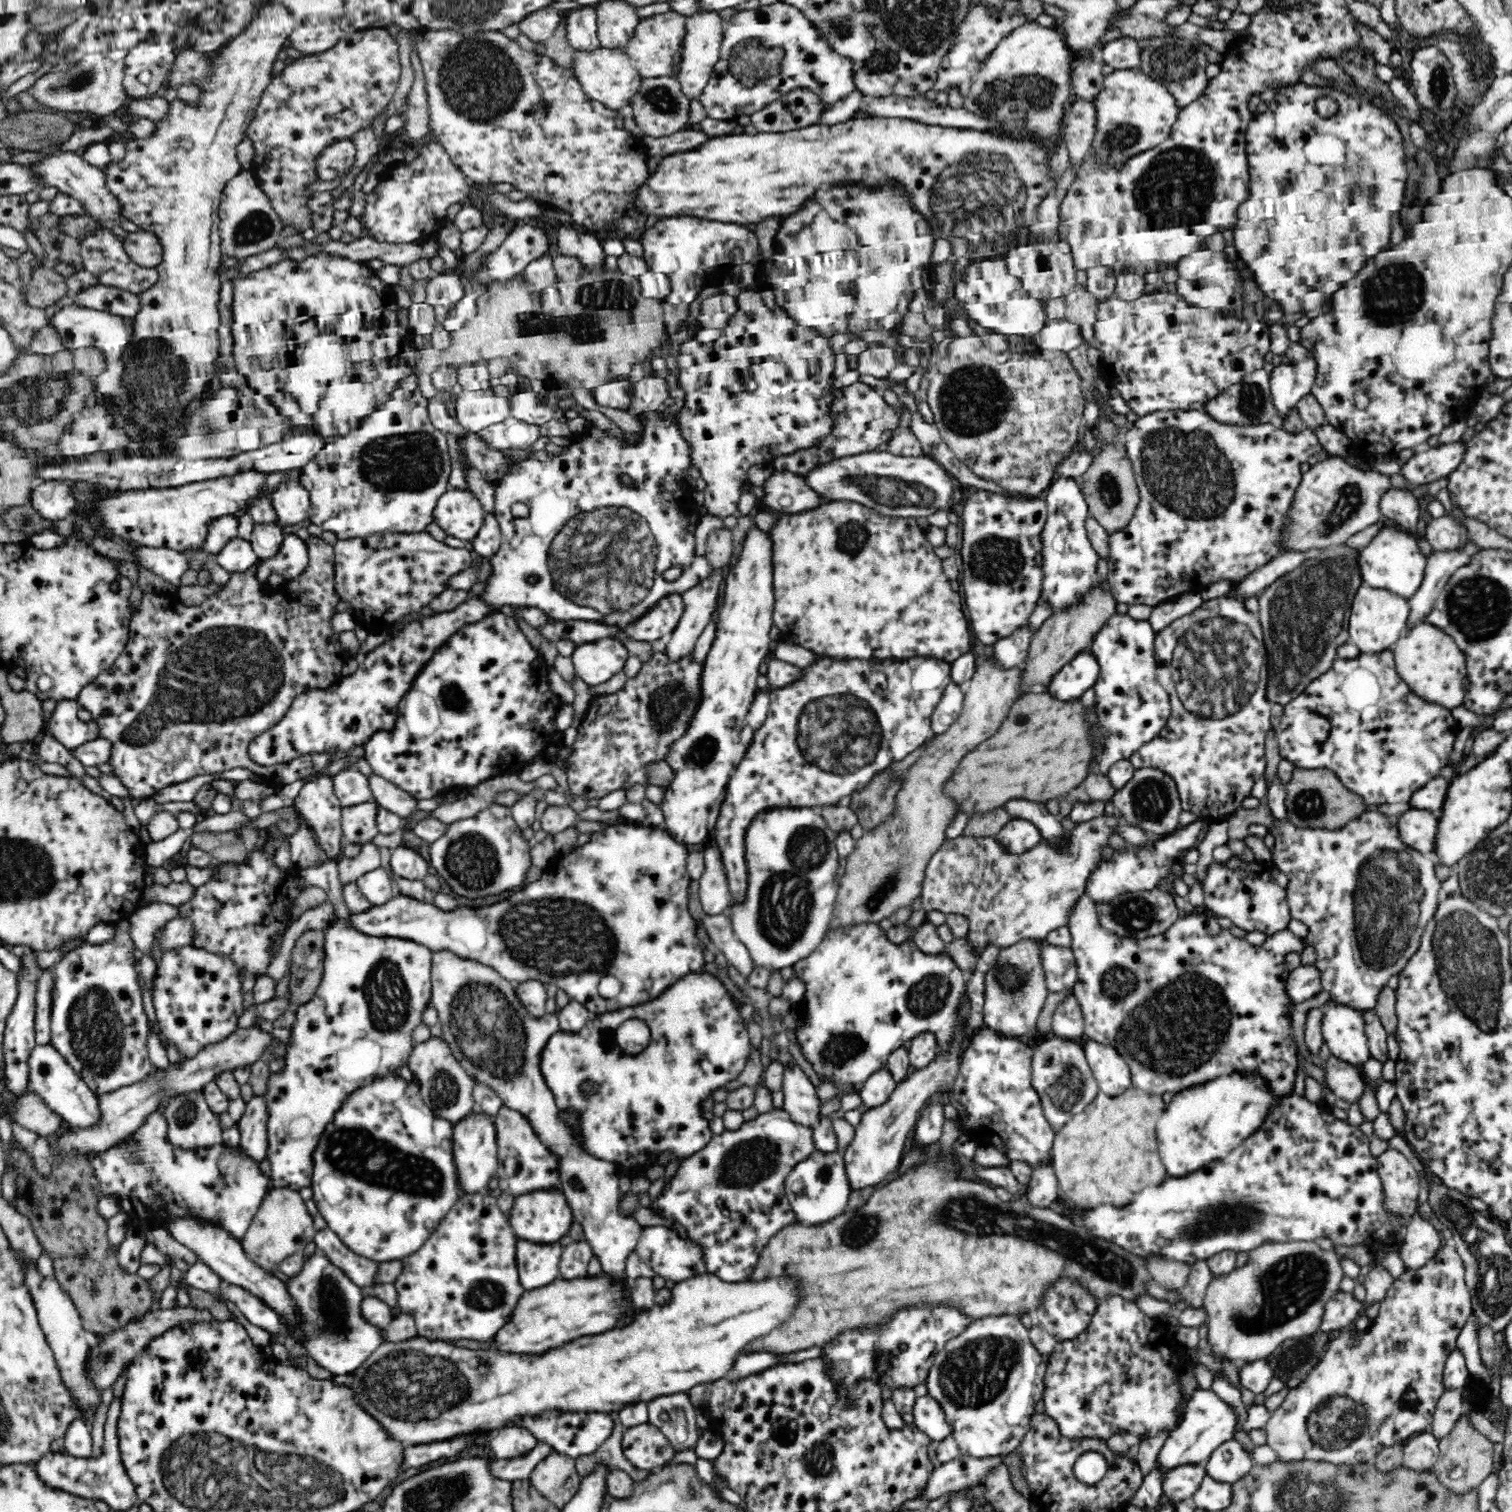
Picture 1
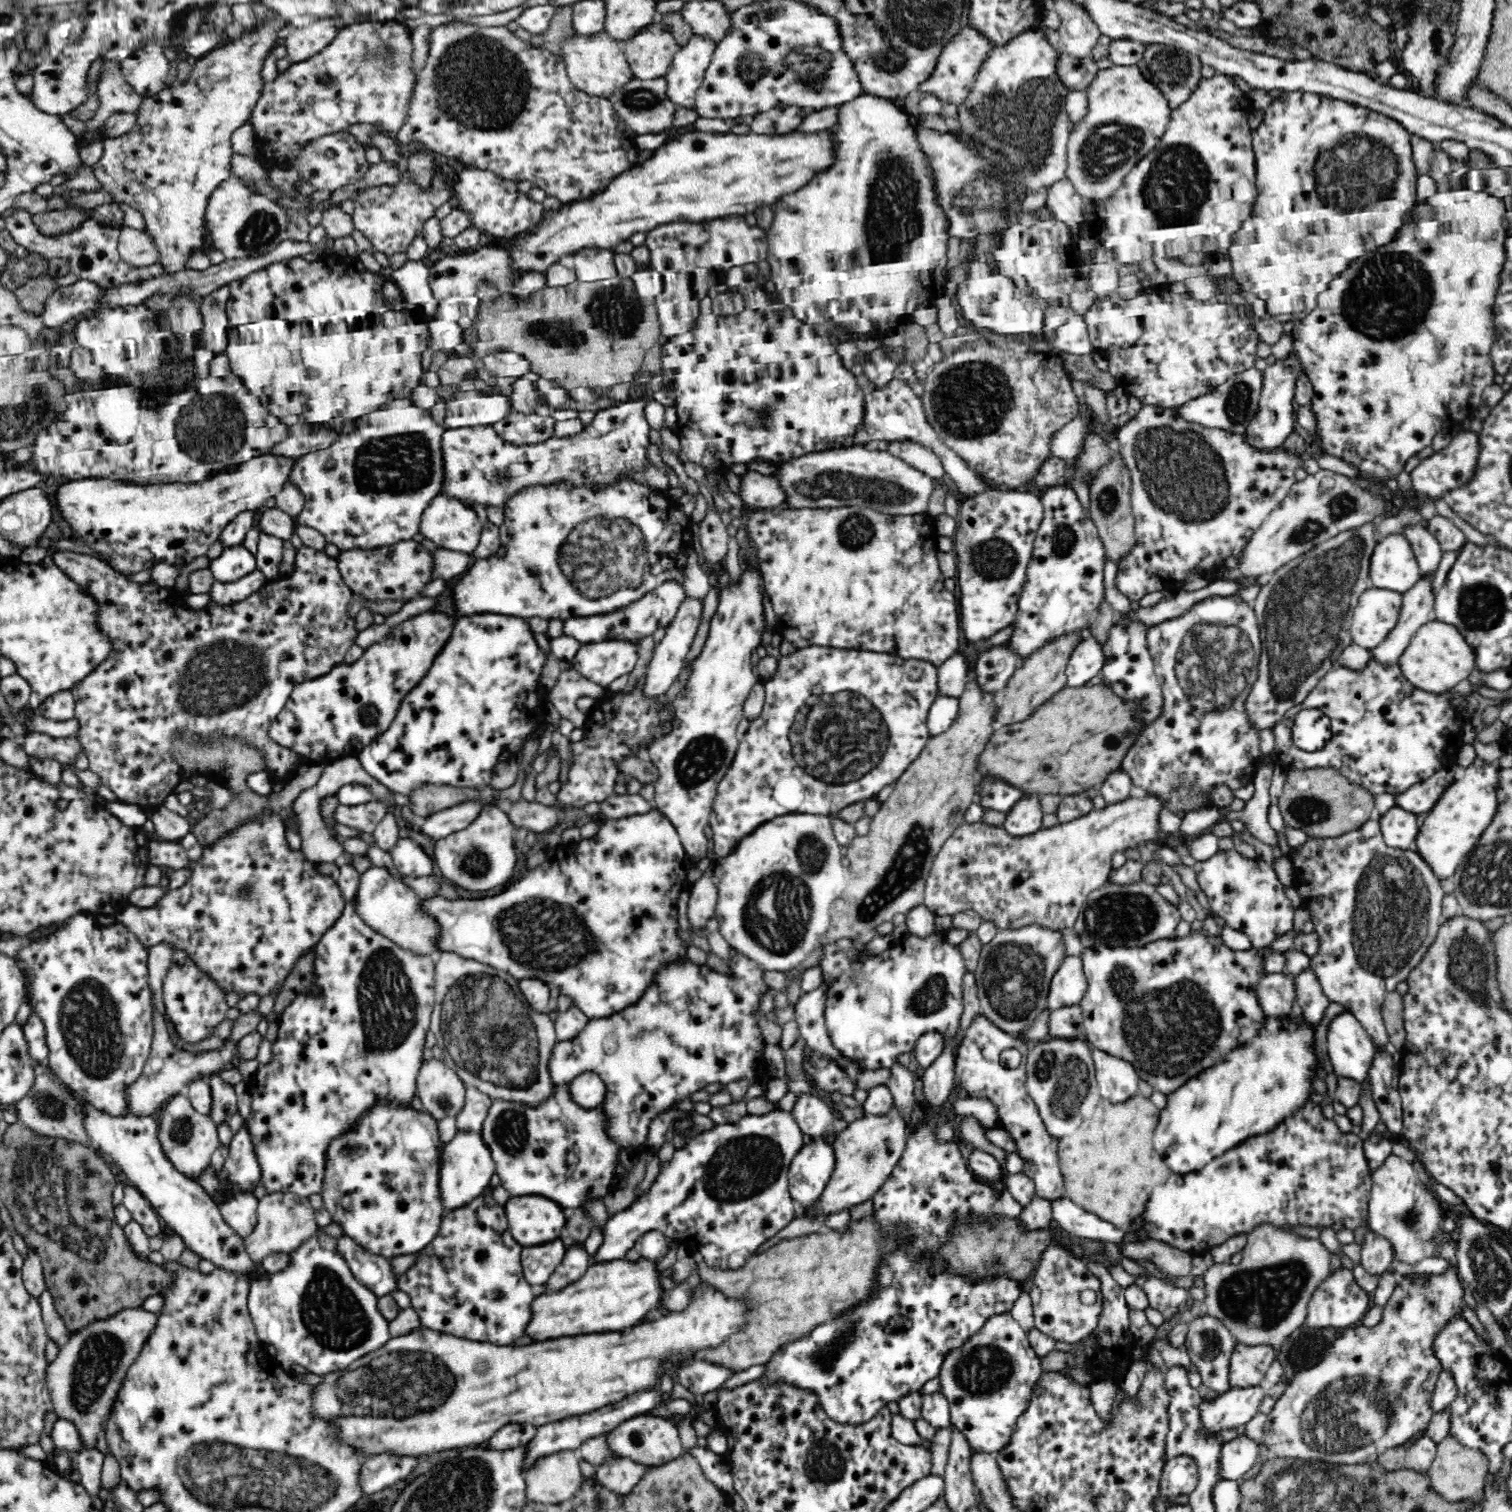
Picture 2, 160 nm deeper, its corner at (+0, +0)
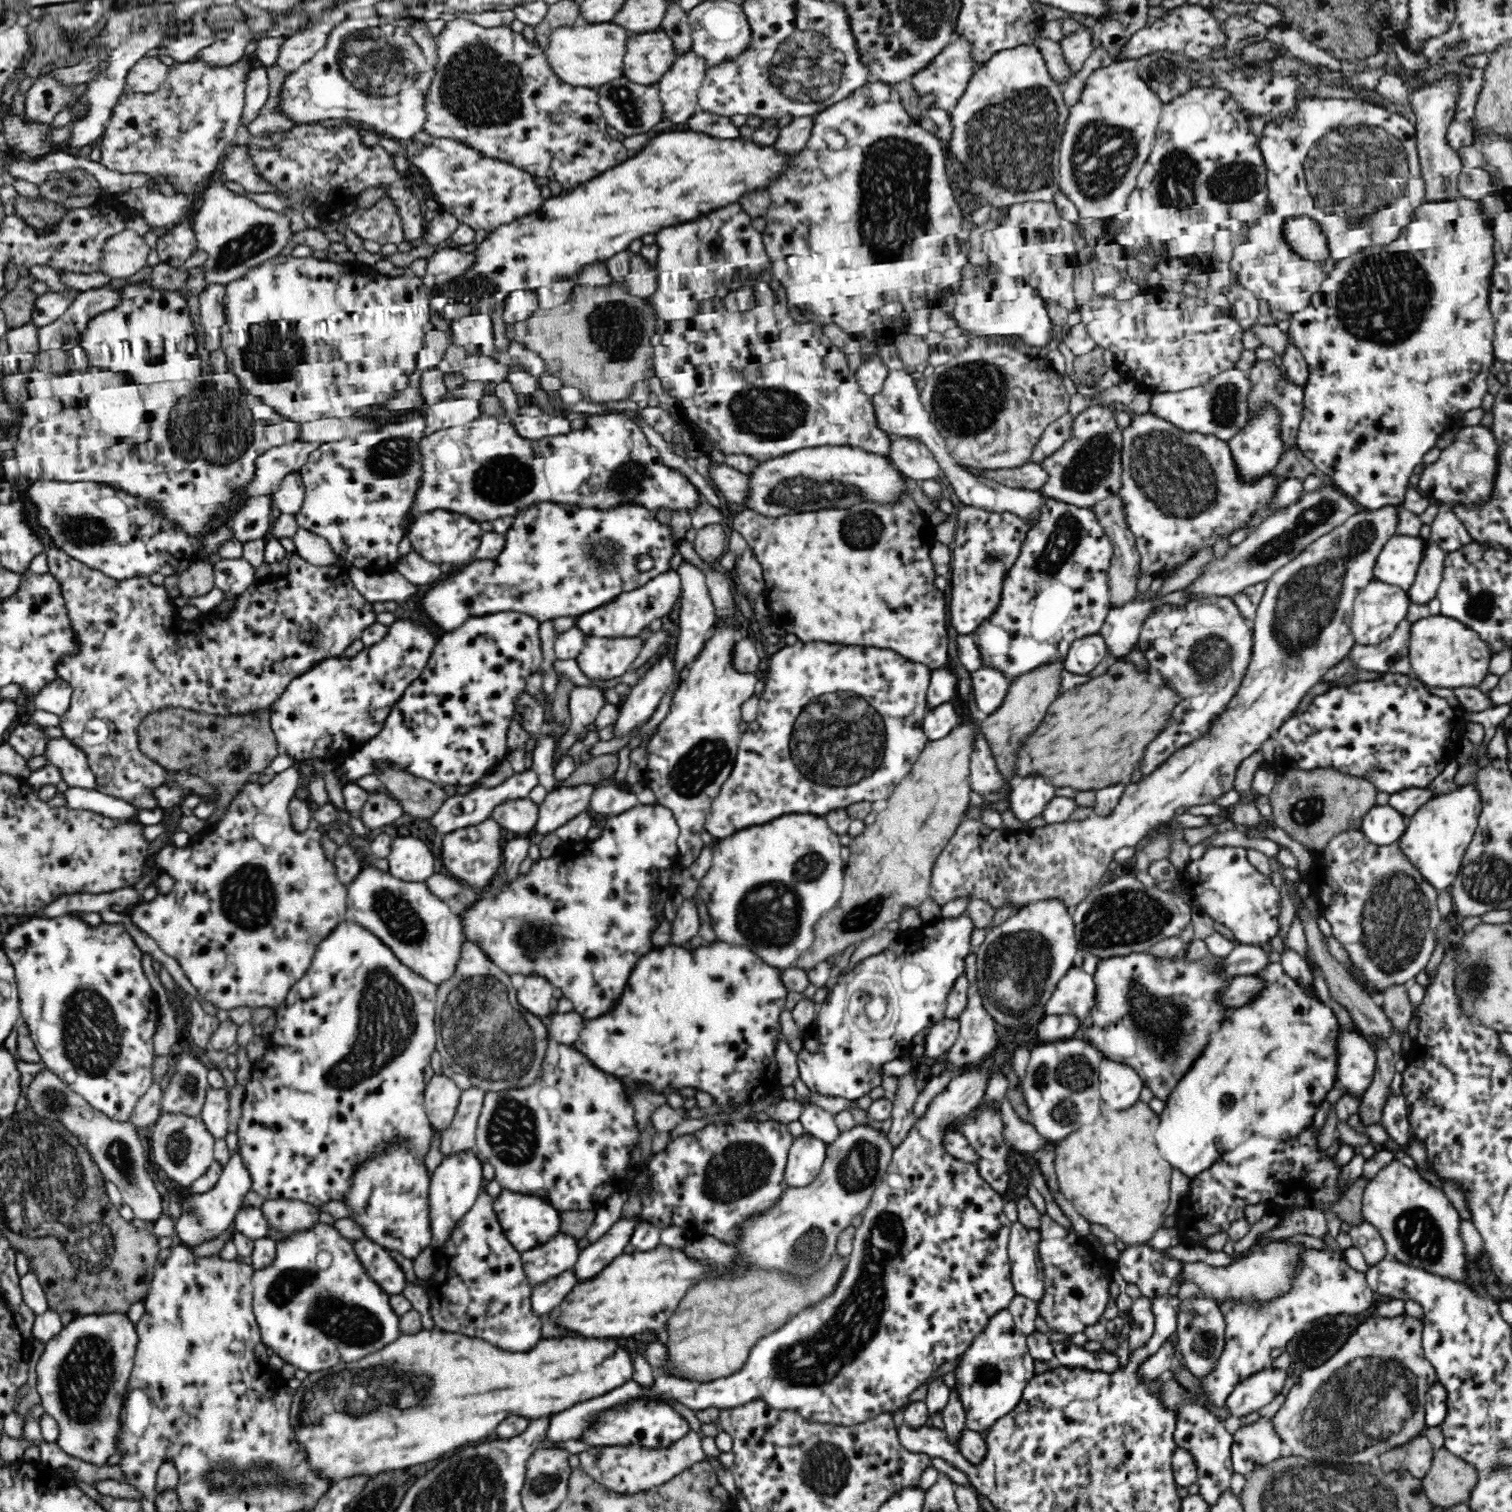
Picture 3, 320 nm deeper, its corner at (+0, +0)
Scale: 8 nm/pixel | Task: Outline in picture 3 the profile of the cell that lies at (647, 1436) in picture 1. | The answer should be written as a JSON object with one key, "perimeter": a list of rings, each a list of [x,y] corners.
{"perimeter":[[[634,1400],[630,1405],[620,1405],[599,1417],[595,1426],[582,1436],[582,1441],[592,1447],[639,1446],[648,1450],[662,1450],[678,1442],[688,1429],[688,1421],[669,1404]]]}

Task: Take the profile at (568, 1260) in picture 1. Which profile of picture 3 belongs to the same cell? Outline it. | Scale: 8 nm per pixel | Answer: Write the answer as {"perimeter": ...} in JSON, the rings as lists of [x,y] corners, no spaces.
{"perimeter":[[[575,1267],[558,1273],[554,1278],[533,1287],[531,1300],[534,1311],[539,1315],[550,1314],[559,1302],[574,1289],[579,1279]]]}

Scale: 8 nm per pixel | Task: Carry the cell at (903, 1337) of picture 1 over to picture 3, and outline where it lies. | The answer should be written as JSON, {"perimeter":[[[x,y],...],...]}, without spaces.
{"perimeter":[[[1002,1046],[1000,1052],[994,1056],[993,1063],[984,1064],[984,1066],[978,1066],[978,1068],[970,1068],[964,1072],[958,1073],[950,1082],[944,1091],[940,1092],[934,1097],[928,1104],[926,1112],[916,1119],[914,1126],[906,1133],[906,1136],[895,1146],[892,1160],[889,1164],[889,1168],[886,1171],[886,1178],[877,1184],[877,1189],[872,1195],[871,1201],[868,1203],[866,1210],[863,1211],[863,1221],[861,1225],[856,1228],[855,1236],[852,1240],[852,1250],[848,1257],[848,1266],[844,1273],[841,1283],[838,1289],[834,1292],[833,1296],[830,1296],[824,1303],[819,1306],[807,1309],[798,1315],[795,1315],[782,1330],[778,1330],[777,1333],[770,1334],[769,1337],[758,1342],[757,1346],[753,1347],[746,1366],[736,1374],[732,1374],[728,1378],[720,1378],[714,1381],[700,1382],[686,1378],[674,1377],[674,1375],[668,1375],[665,1373],[655,1373],[654,1382],[652,1386],[642,1386],[638,1382],[630,1382],[626,1386],[620,1386],[616,1390],[612,1390],[610,1394],[604,1394],[600,1398],[594,1398],[593,1401],[582,1402],[576,1406],[562,1412],[562,1414],[556,1414],[554,1417],[550,1417],[548,1420],[548,1429],[545,1432],[545,1439],[547,1444],[552,1442],[556,1446],[568,1442],[568,1440],[580,1440],[582,1436],[595,1426],[598,1422],[598,1418],[602,1417],[606,1412],[615,1410],[620,1405],[630,1405],[630,1402],[634,1400],[645,1400],[646,1402],[663,1402],[664,1404],[670,1404],[670,1402],[680,1402],[690,1408],[690,1410],[697,1412],[706,1410],[706,1408],[717,1407],[720,1410],[726,1407],[733,1407],[741,1405],[742,1403],[754,1400],[764,1399],[769,1402],[774,1408],[778,1410],[796,1410],[799,1414],[805,1416],[813,1422],[820,1422],[822,1424],[830,1423],[832,1425],[839,1426],[855,1426],[863,1424],[868,1420],[874,1419],[878,1414],[884,1412],[894,1413],[906,1406],[910,1402],[910,1394],[914,1392],[919,1386],[924,1385],[928,1378],[932,1376],[934,1372],[940,1366],[944,1366],[946,1362],[954,1361],[958,1356],[962,1357],[962,1354],[972,1345],[975,1338],[980,1334],[990,1320],[998,1312],[1007,1310],[1010,1307],[1012,1301],[1017,1296],[1017,1291],[1014,1289],[1012,1283],[1011,1266],[1008,1254],[1008,1243],[1010,1238],[1011,1222],[1007,1217],[1004,1210],[1006,1199],[1002,1194],[994,1190],[994,1187],[987,1183],[982,1175],[978,1172],[977,1166],[974,1164],[968,1164],[962,1162],[957,1158],[954,1158],[948,1149],[944,1146],[946,1142],[946,1132],[953,1129],[956,1120],[962,1118],[962,1116],[968,1116],[979,1105],[982,1095],[984,1094],[990,1075],[994,1072],[999,1061],[1005,1058],[1006,1054],[1013,1051],[1014,1046]]]}

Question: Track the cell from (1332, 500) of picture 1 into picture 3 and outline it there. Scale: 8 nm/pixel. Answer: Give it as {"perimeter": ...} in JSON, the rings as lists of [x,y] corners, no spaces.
{"perimeter":[[[1324,478],[1320,488],[1303,490],[1294,502],[1267,514],[1264,522],[1260,522],[1260,526],[1248,534],[1238,546],[1229,546],[1223,558],[1215,557],[1210,560],[1204,566],[1204,574],[1200,574],[1192,582],[1192,586],[1188,586],[1184,591],[1196,593],[1197,599],[1208,596],[1233,597],[1248,586],[1267,582],[1278,569],[1292,562],[1312,542],[1342,526],[1362,510],[1364,508],[1356,500]]]}

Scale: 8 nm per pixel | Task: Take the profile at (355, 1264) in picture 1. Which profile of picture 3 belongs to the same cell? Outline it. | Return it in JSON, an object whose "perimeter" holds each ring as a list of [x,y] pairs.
{"perimeter":[[[366,1237],[352,1239],[351,1243],[368,1278],[378,1284],[388,1296],[402,1294],[406,1286],[406,1277],[388,1251]]]}

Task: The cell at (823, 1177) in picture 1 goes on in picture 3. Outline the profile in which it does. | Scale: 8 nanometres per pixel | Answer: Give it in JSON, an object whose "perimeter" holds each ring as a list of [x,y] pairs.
{"perimeter":[[[808,1133],[794,1138],[785,1168],[786,1182],[795,1189],[810,1186],[822,1172],[826,1160],[826,1144]]]}

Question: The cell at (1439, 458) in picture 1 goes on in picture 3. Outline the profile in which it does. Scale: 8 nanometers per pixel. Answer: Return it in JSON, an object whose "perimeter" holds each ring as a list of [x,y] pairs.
{"perimeter":[[[1483,425],[1459,427],[1454,440],[1442,451],[1440,458],[1420,473],[1417,489],[1424,496],[1435,498],[1438,504],[1483,501],[1490,494],[1495,477],[1497,452],[1489,428]]]}

